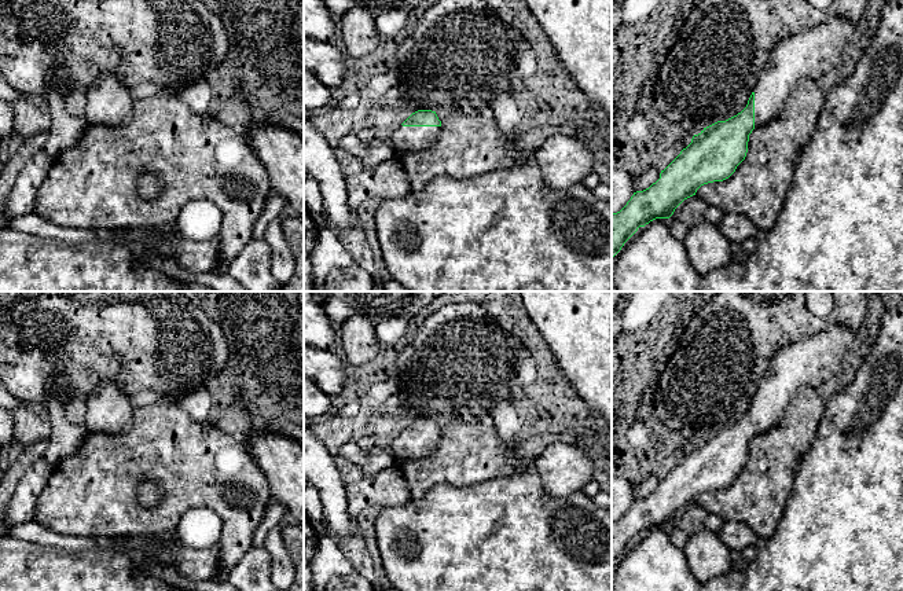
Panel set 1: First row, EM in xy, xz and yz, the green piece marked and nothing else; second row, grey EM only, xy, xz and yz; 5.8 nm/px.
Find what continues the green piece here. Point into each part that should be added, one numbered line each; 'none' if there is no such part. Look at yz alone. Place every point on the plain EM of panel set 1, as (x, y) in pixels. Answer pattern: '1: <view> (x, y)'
1: yz (811, 362)

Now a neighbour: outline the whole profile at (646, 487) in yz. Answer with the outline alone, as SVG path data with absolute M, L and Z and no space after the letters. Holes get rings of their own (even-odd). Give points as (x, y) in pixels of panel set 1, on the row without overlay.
M650 476L647 480L639 482L636 491L634 491L634 499L643 499L660 487L661 478L658 476Z

